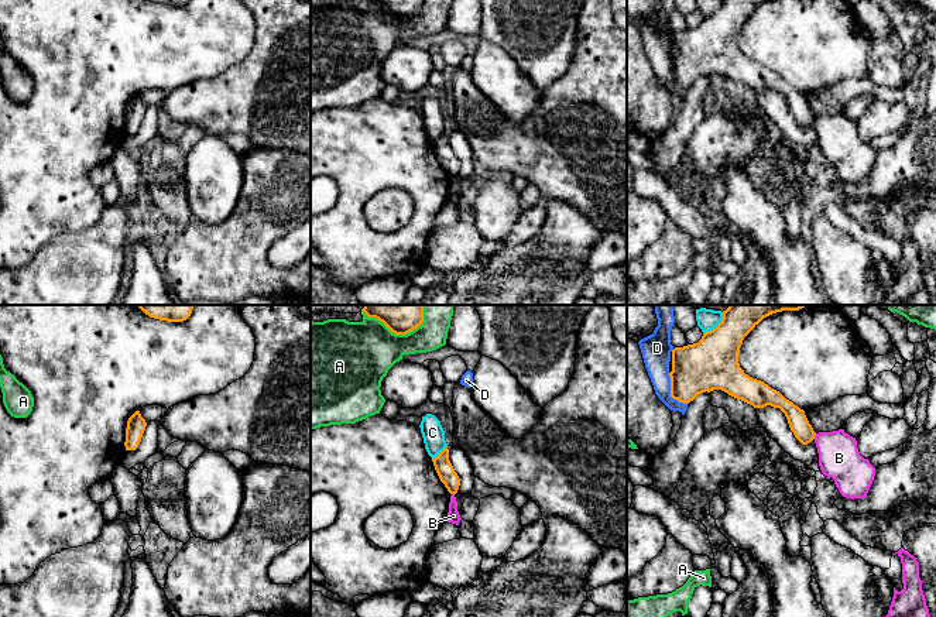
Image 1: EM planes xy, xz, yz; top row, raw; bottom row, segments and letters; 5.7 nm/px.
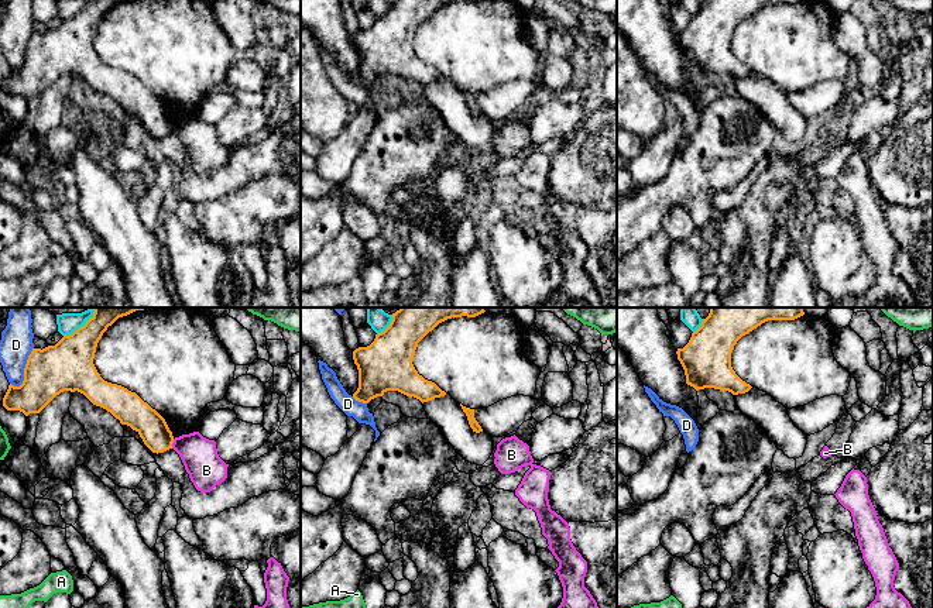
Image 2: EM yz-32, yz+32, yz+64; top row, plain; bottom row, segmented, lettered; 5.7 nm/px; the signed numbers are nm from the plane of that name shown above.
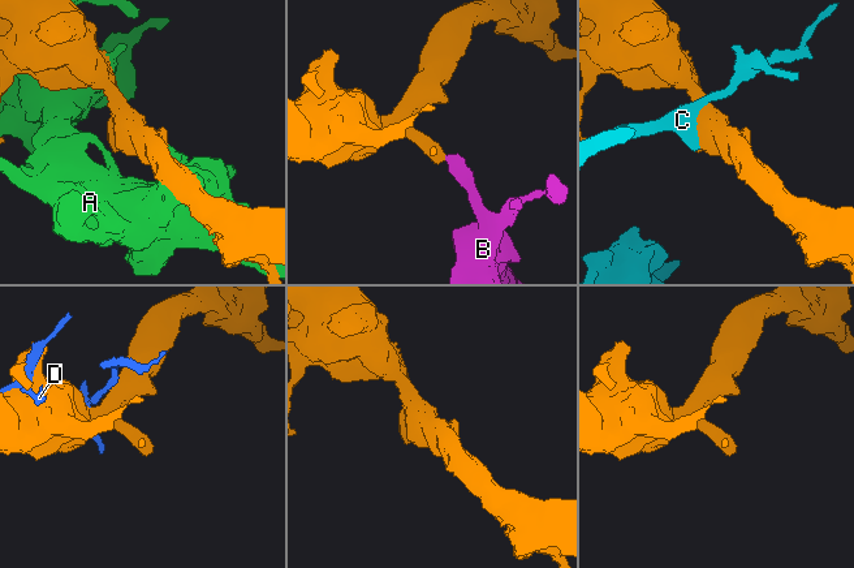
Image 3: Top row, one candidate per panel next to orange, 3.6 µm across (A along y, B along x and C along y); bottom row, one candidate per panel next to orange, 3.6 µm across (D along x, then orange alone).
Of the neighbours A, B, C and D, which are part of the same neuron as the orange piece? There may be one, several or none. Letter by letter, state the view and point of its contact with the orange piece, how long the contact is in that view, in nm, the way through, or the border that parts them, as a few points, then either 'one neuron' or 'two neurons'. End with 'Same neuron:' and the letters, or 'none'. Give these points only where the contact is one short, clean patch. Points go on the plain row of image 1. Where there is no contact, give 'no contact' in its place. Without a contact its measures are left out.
A: contact xz (396, 17); length 320 nm; two neurons
B: contact yz (813, 120); length 40 nm; border yz (816, 117), (813, 122); two neurons
C: contact xz (441, 136); length 120 nm; two neurons
D: contact yz (671, 76); length 220 nm; two neurons
Same neuron: none

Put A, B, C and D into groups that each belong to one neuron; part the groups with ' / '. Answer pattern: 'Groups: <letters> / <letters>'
Groups: A / B / C / D

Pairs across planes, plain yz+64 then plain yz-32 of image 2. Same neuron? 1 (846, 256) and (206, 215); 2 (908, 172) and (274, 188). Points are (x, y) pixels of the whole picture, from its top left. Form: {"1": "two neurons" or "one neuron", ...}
{"1": "two neurons", "2": "two neurons"}

